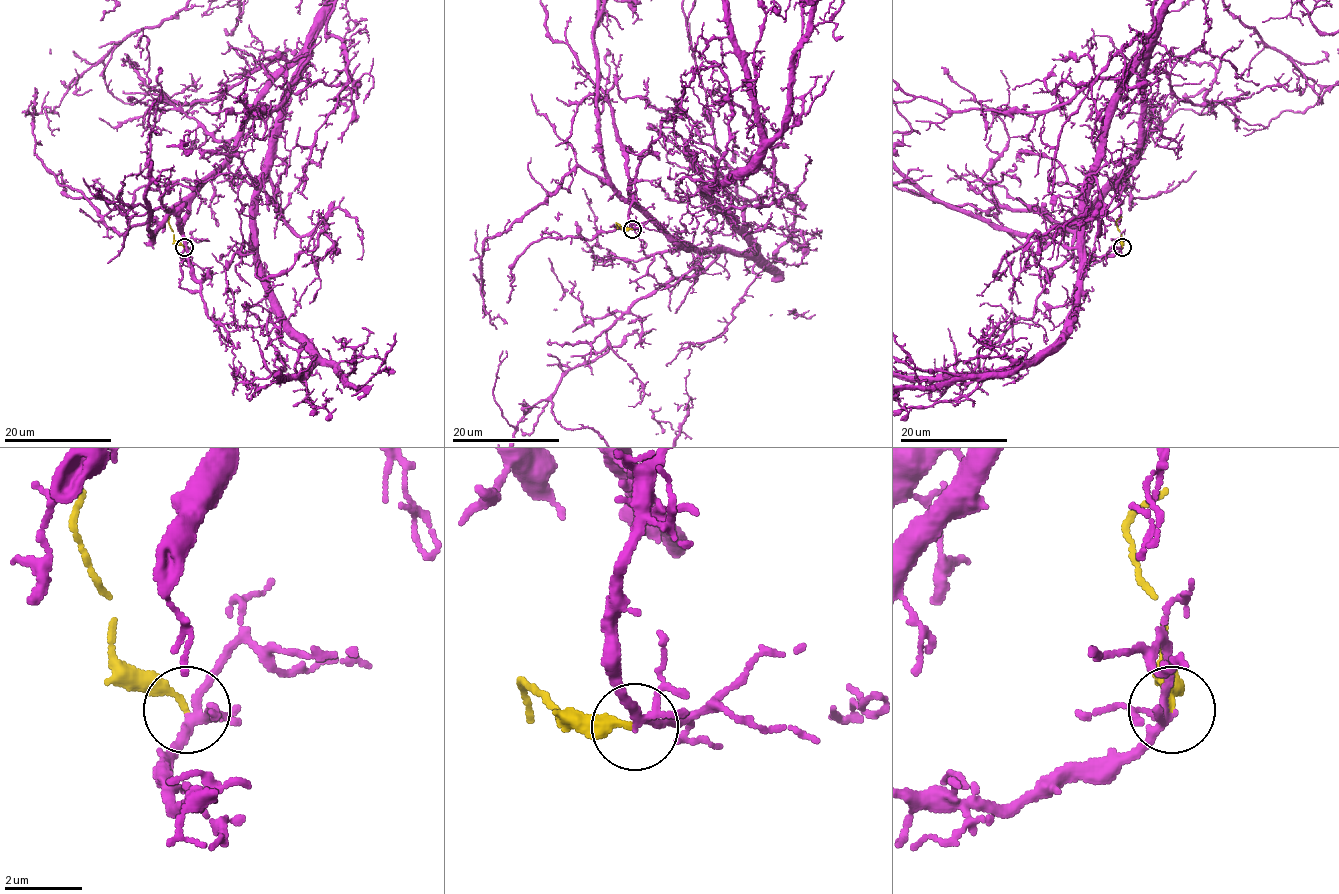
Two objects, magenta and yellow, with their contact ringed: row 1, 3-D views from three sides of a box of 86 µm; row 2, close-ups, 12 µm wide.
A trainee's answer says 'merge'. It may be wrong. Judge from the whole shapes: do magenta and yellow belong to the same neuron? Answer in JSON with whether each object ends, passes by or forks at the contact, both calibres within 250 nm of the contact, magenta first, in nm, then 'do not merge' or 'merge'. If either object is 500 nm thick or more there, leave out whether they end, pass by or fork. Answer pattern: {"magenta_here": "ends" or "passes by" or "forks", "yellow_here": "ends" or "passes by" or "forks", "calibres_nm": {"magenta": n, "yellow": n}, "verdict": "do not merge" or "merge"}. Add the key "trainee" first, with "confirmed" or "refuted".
{"trainee": "refuted", "magenta_here": "forks", "yellow_here": "ends", "calibres_nm": {"magenta": 200, "yellow": 200}, "verdict": "do not merge"}

